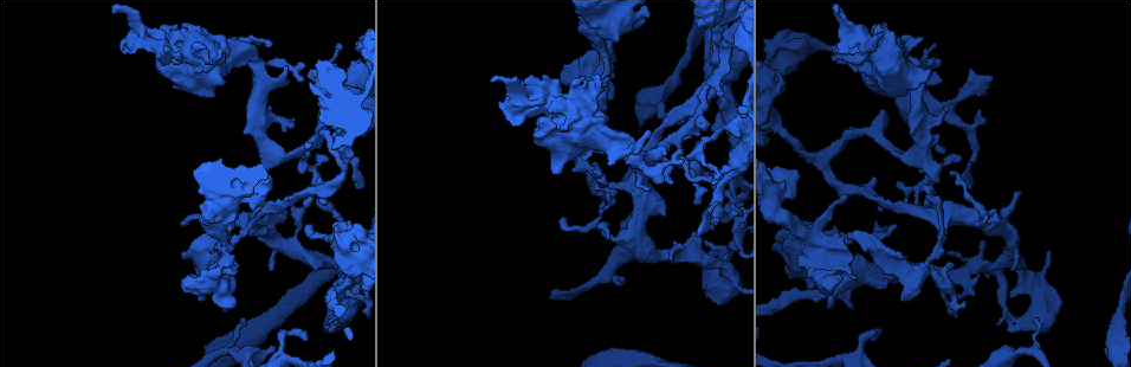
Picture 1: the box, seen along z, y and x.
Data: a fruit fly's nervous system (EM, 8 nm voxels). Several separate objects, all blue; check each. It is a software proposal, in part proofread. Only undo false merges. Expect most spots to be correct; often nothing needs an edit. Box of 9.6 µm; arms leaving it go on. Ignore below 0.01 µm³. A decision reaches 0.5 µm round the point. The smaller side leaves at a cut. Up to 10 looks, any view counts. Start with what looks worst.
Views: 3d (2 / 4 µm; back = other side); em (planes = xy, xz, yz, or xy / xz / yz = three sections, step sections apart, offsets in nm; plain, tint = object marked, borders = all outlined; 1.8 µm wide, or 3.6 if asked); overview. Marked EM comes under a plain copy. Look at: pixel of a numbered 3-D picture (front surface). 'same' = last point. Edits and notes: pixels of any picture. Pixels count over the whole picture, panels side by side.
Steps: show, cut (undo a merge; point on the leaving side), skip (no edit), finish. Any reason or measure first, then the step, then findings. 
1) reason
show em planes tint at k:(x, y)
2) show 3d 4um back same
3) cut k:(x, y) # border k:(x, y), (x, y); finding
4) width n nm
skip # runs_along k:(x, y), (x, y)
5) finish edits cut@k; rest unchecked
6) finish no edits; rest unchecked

abrupt turn
show 3d 2um back at 1:(825, 246)

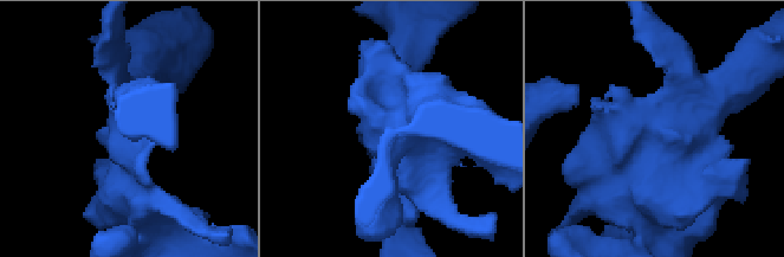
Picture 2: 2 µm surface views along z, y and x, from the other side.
need the tissue
show em 3.6um planes tint at 2:(645, 130)

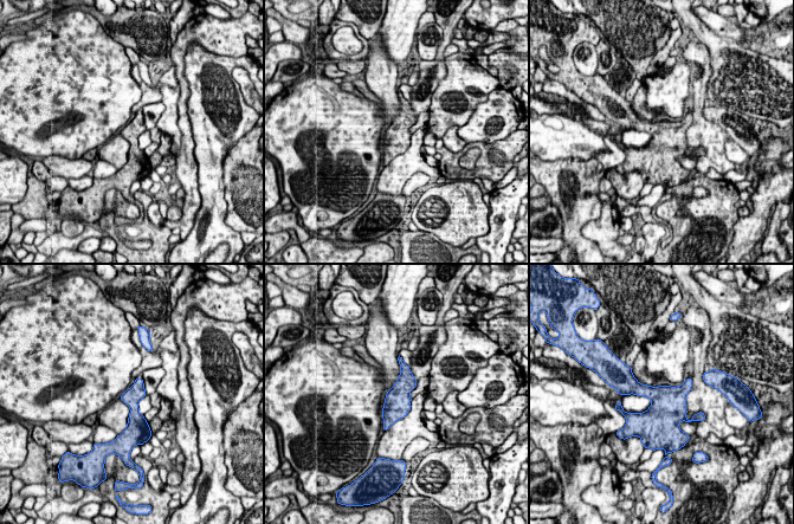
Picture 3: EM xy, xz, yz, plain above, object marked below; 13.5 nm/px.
skip # runs_along 3:(139, 381), (130, 431); one cell here

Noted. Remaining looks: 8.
a fork
show 3d 2um back at 1:(933, 220)

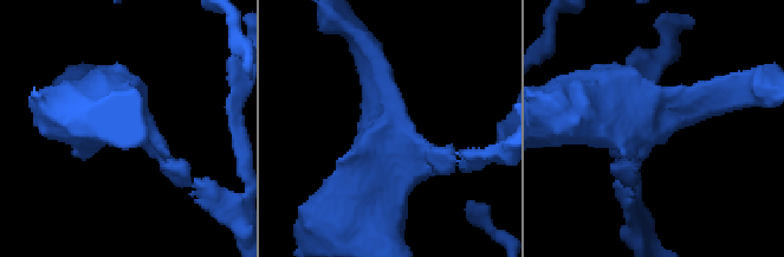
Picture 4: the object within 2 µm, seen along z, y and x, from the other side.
now the EM
show em xz step 4 tint at 4:(656, 123)

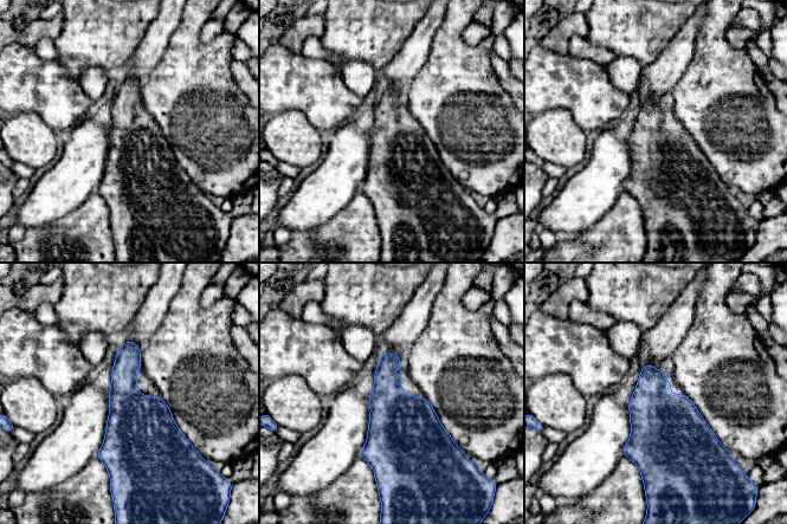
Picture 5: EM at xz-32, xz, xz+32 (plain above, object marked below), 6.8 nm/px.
another direction
show em planes tint same

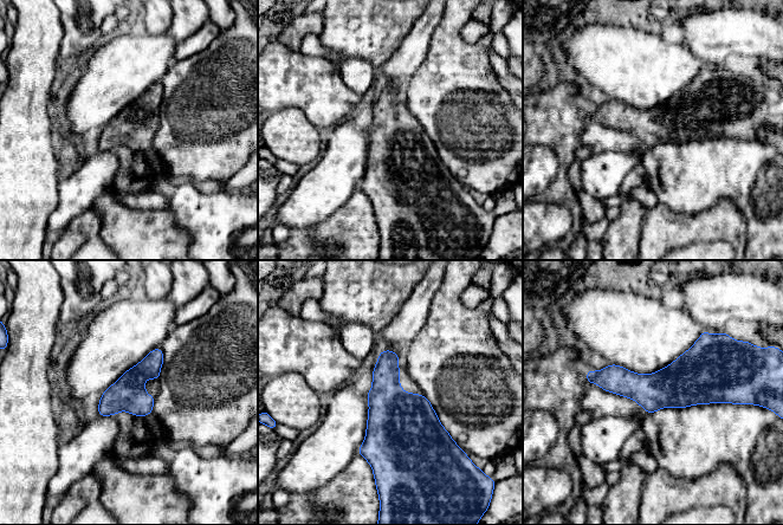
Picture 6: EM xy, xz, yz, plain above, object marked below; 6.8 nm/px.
skip # continuous, no second cell

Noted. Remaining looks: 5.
a fork
show em planes tint at 1:(521, 102)

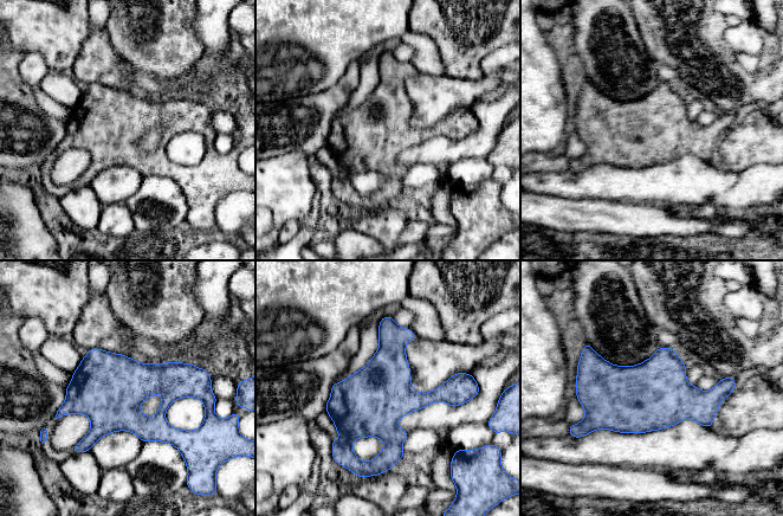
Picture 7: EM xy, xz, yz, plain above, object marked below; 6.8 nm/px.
width 460 nm
skip # one cell here

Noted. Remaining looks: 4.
sharp bend
show 3d 2um at 1:(856, 270)

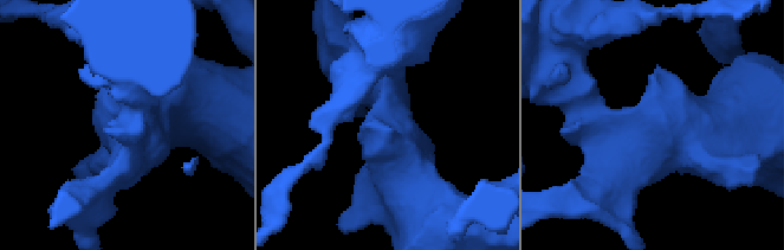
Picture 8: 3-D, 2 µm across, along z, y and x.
shape alone is not enough
show em planes tint at 8:(393, 123)

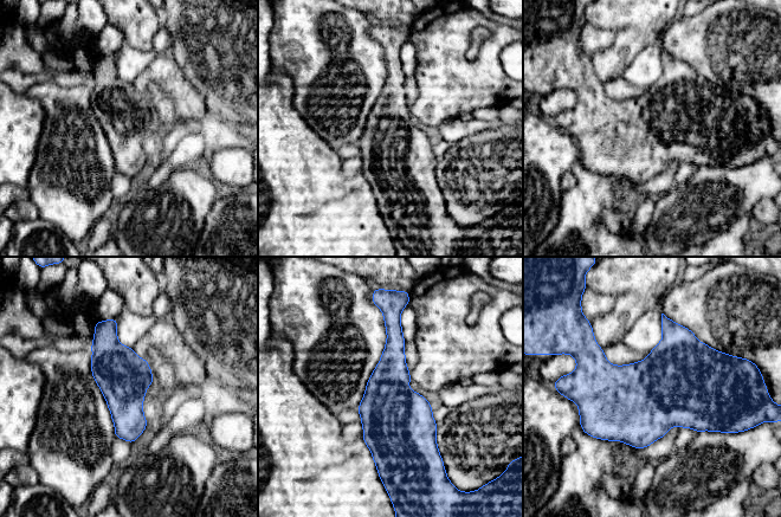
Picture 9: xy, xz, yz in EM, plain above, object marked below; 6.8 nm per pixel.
skip # all the same cell

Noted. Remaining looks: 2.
finish no edits; rest unchecked

